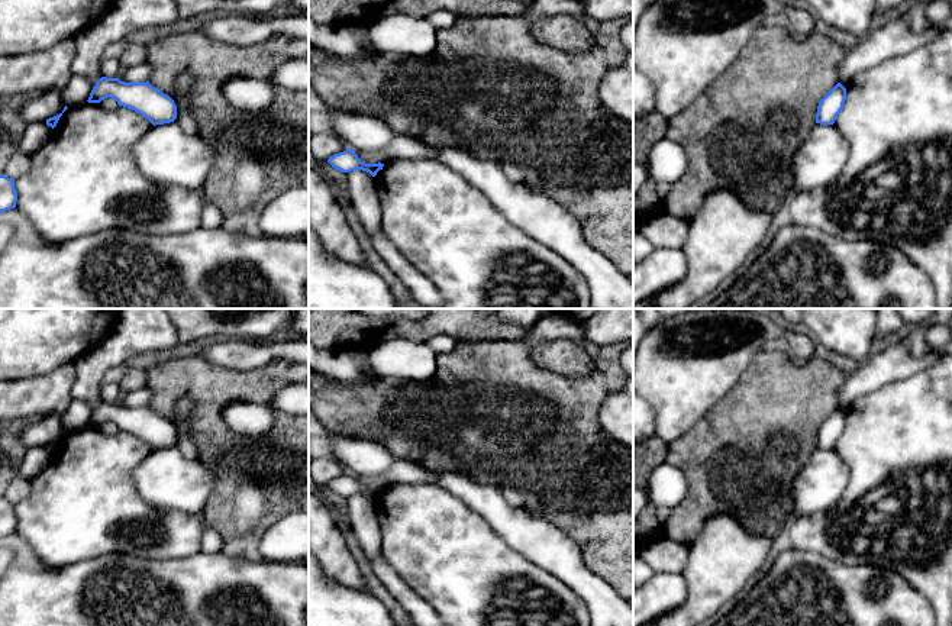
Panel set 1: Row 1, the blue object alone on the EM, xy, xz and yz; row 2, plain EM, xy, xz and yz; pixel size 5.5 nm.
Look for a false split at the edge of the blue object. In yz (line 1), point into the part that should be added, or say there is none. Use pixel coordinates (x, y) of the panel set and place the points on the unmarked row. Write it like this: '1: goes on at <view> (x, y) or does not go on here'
1: does not go on here

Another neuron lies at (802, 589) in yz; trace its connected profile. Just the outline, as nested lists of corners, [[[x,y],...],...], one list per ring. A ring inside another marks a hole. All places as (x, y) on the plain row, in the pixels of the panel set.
[[[790,546],[738,604],[713,626],[936,626],[927,598],[893,569],[848,565],[820,554]]]

